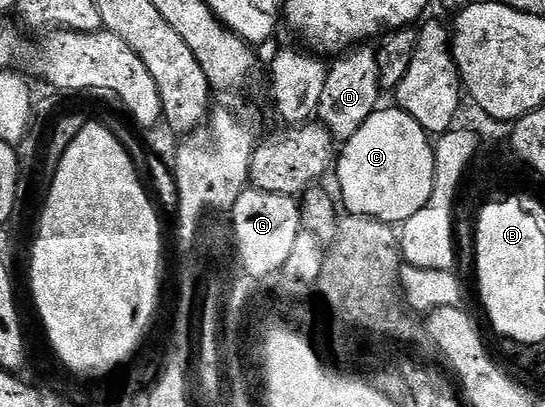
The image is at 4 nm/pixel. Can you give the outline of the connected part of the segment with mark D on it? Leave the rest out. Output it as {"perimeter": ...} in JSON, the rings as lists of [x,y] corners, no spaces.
{"perimeter":[[[355,46],[335,60],[338,61],[331,63],[326,73],[316,120],[335,141],[345,142],[352,138],[352,134],[356,134],[356,130],[360,130],[360,126],[364,126],[364,122],[368,122],[373,112],[378,111],[378,95],[383,95],[384,90],[378,81],[378,54],[373,47]]]}

